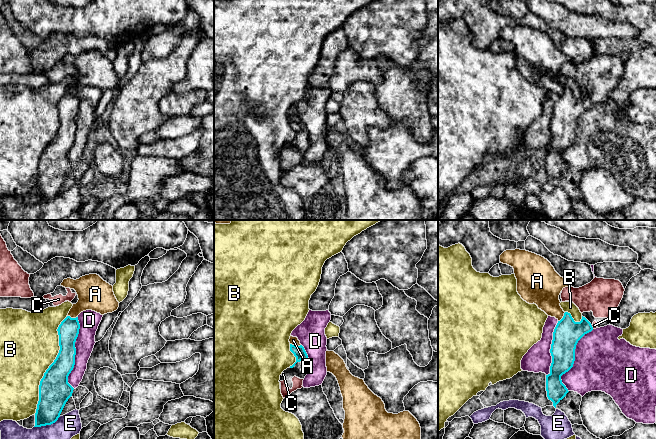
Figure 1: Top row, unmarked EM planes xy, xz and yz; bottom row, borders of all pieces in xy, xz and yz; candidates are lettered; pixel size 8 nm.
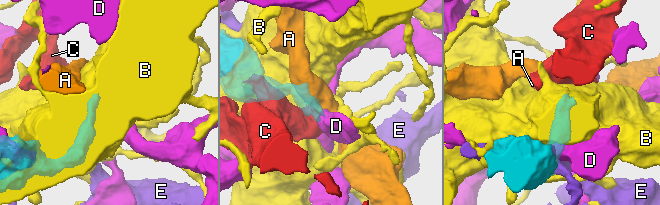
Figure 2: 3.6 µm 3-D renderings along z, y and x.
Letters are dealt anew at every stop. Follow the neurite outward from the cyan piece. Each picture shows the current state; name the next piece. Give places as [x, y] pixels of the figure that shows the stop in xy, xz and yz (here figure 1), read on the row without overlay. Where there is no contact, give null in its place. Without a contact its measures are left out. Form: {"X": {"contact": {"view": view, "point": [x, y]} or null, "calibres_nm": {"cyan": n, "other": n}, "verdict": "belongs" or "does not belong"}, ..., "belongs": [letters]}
{"A": {"contact": {"view": "xy", "point": [72, 94]}, "calibres_nm": {"cyan": 170, "other": 240}, "verdict": "does not belong"}, "B": {"contact": {"view": "xy", "point": [50, 141]}, "calibres_nm": {"cyan": 260, "other": 480}, "verdict": "does not belong"}, "C": {"contact": {"view": "yz", "point": [592, 103]}, "calibres_nm": {"cyan": 220, "other": 40}, "verdict": "belongs"}, "D": {"contact": {"view": "xy", "point": [75, 129]}, "calibres_nm": {"cyan": 190, "other": 150}, "verdict": "does not belong"}, "E": {"contact": {"view": "xy", "point": [47, 200]}, "calibres_nm": {"cyan": 240, "other": 280}, "verdict": "does not belong"}, "belongs": ["C"]}

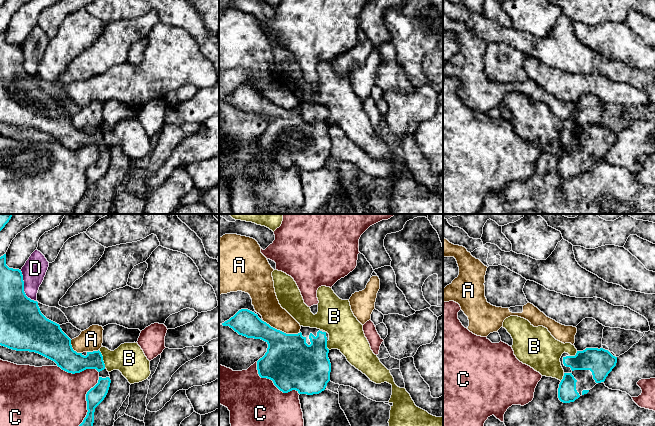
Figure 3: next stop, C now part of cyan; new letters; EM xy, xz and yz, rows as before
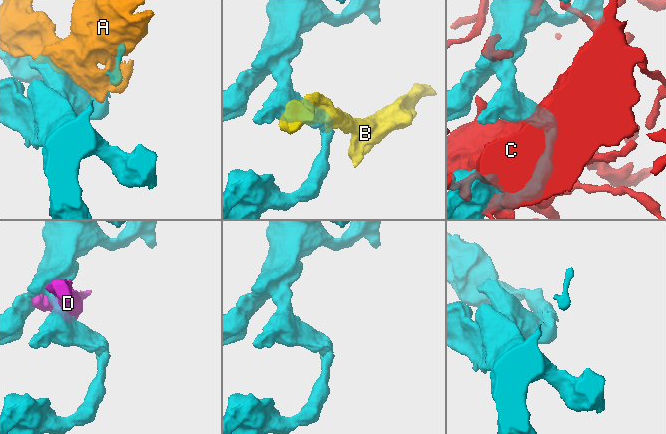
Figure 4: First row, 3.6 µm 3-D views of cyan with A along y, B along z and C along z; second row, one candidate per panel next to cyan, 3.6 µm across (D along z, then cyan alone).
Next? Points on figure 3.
{"A": {"contact": {"view": "xz", "point": [281, 107]}, "calibres_nm": {"cyan": 400, "other": 190}, "verdict": "does not belong"}, "B": {"contact": {"view": "xy", "point": [102, 135]}, "calibres_nm": {"cyan": 180, "other": 240}, "verdict": "does not belong"}, "C": {"contact": {"view": "xy", "point": [87, 183]}, "calibres_nm": {"cyan": 140, "other": 480}, "verdict": "does not belong"}, "D": {"contact": {"view": "xy", "point": [23, 64]}, "calibres_nm": {"cyan": 340, "other": 190}, "verdict": "does not belong"}, "belongs": []}

